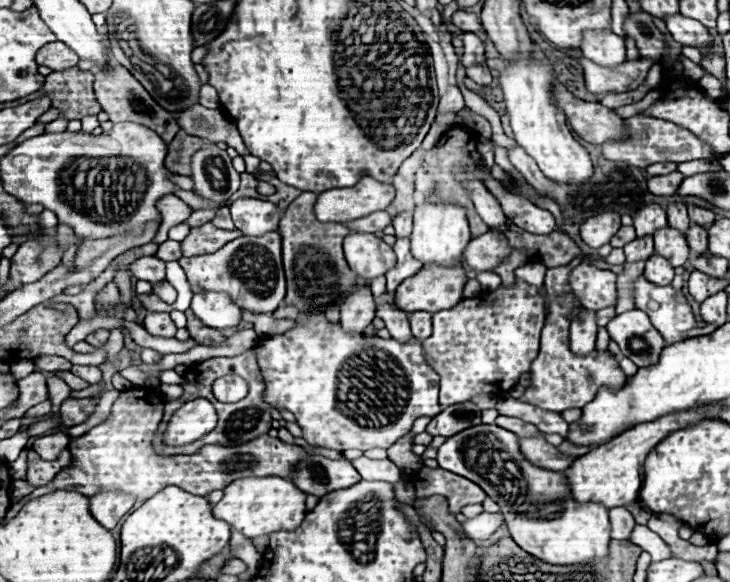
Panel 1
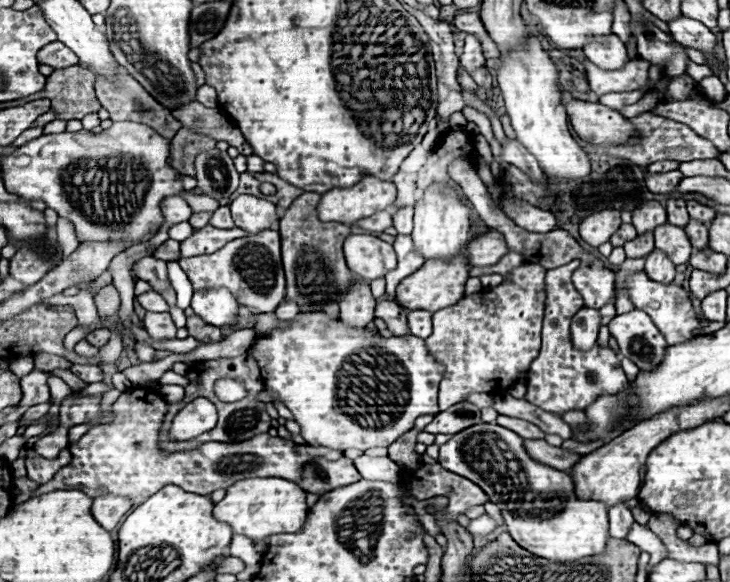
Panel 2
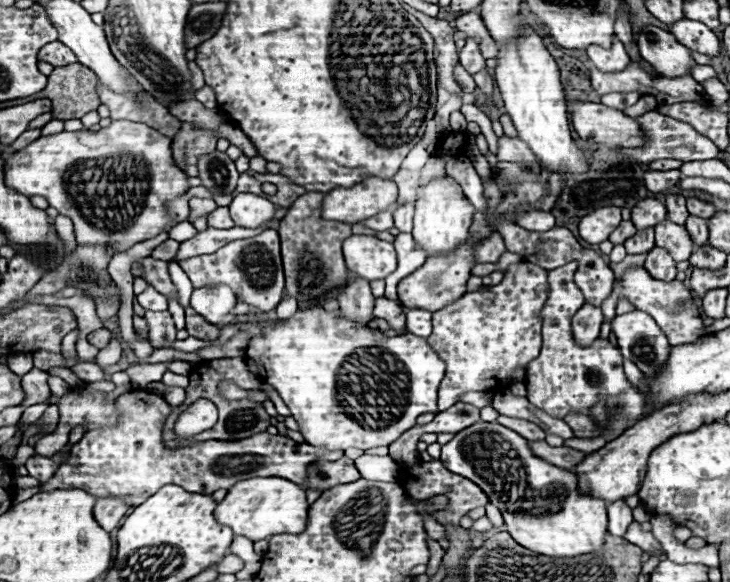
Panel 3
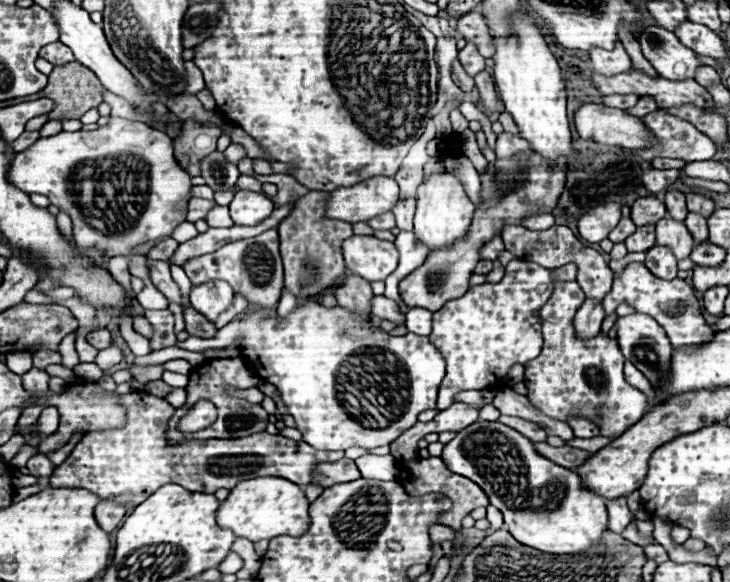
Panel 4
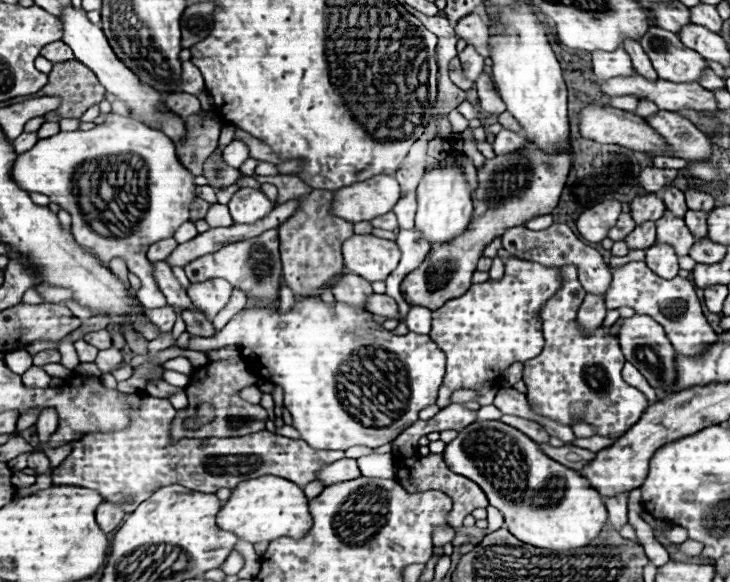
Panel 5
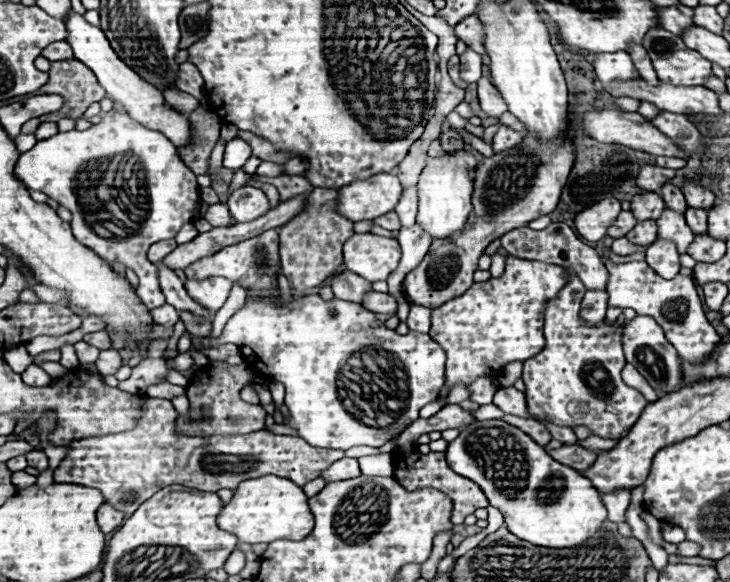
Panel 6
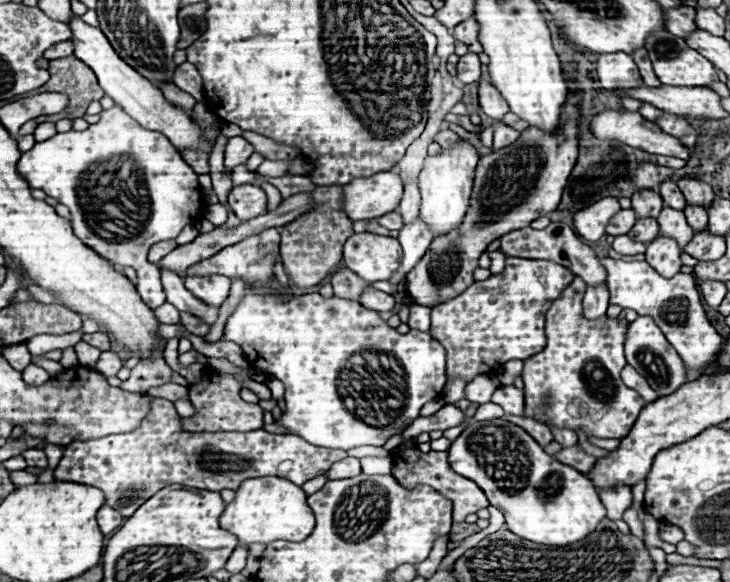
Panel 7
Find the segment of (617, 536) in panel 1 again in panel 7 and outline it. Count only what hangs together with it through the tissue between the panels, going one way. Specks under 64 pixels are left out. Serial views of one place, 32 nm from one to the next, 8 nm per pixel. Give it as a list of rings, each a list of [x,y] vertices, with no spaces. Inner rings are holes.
[[[616,486],[612,490],[598,490],[598,494],[608,510],[610,520],[622,520],[624,510],[628,510],[632,504],[632,492],[626,486]]]

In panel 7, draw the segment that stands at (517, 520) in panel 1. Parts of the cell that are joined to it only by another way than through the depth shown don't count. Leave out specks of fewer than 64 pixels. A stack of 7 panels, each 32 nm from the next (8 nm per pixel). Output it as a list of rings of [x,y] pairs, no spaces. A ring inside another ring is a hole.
[[[504,418],[470,422],[464,432],[450,444],[448,462],[456,474],[474,480],[484,490],[490,504],[504,514],[508,530],[524,540],[544,546],[576,544],[590,536],[600,524],[600,520],[606,518],[606,508],[602,506],[592,480],[588,480],[582,472],[560,464],[558,460],[548,456],[528,432],[524,432],[516,424],[506,422]]]

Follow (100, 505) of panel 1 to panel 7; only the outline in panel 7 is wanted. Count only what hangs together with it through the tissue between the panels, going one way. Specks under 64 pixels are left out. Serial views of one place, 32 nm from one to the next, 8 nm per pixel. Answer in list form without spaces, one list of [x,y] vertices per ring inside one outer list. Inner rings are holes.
[[[104,504],[98,510],[98,526],[100,526],[100,530],[104,534],[110,534],[116,528],[120,528],[122,526],[122,520],[124,520],[124,516],[120,512],[116,512],[114,508],[108,508],[108,504]]]

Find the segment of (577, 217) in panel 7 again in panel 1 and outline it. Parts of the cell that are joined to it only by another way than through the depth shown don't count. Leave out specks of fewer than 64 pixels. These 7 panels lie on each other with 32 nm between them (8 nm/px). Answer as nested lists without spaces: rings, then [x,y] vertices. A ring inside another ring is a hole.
[[[604,212],[604,214],[596,214],[588,218],[580,226],[580,236],[590,248],[598,250],[600,246],[608,244],[618,230],[620,230],[620,214]]]

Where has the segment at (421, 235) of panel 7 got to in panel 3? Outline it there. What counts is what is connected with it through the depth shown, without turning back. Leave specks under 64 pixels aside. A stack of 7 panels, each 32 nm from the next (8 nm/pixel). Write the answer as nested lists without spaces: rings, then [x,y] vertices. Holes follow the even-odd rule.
[[[398,234],[394,240],[394,248],[398,252],[398,268],[386,276],[386,298],[390,298],[390,300],[398,300],[398,296],[396,296],[398,282],[402,278],[410,276],[426,260],[426,254],[414,244],[410,234]]]

